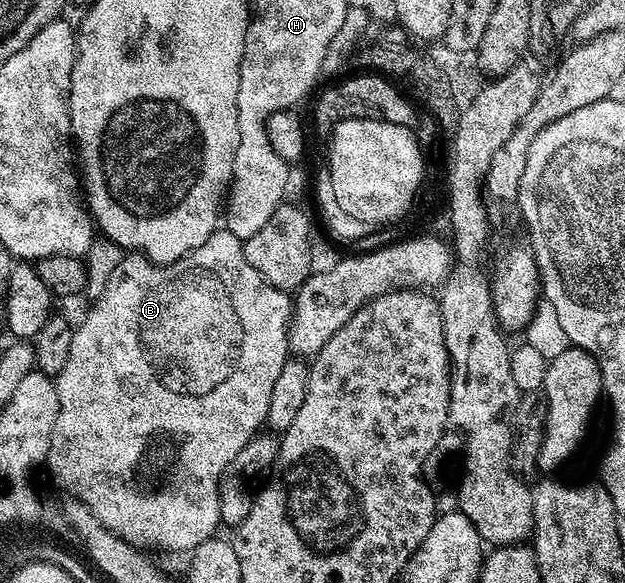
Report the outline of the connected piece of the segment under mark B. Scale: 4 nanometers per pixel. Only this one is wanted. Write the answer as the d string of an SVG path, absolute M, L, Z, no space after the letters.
M218 229L215 230L213 235L208 237L208 241L204 241L204 245L200 245L200 249L189 251L183 259L177 259L174 263L159 265L151 263L145 255L137 253L123 254L120 265L116 265L116 269L112 269L112 277L108 277L108 285L104 289L104 293L89 304L90 312L83 317L82 324L79 322L75 326L74 336L72 337L72 349L68 353L68 362L64 365L62 372L56 376L60 409L56 413L56 425L52 429L50 454L46 456L44 463L45 466L50 466L50 471L54 474L55 481L67 491L65 493L67 496L80 500L97 517L99 523L106 526L109 531L115 531L127 543L141 545L146 549L149 549L148 547L159 547L162 551L183 551L183 553L189 553L194 548L199 547L204 541L215 538L217 531L214 530L220 527L218 481L222 478L223 471L229 467L236 457L236 453L240 453L240 449L244 449L244 445L248 445L248 441L259 434L266 423L268 401L272 401L272 389L276 386L276 377L280 377L280 369L284 369L284 365L288 362L288 356L291 354L291 349L288 345L288 333L290 332L292 299L287 292L276 289L268 281L264 281L264 277L260 277L260 273L256 273L256 269L252 269L252 265L248 265L248 261L242 252L242 244L243 240L237 239L230 231Z

